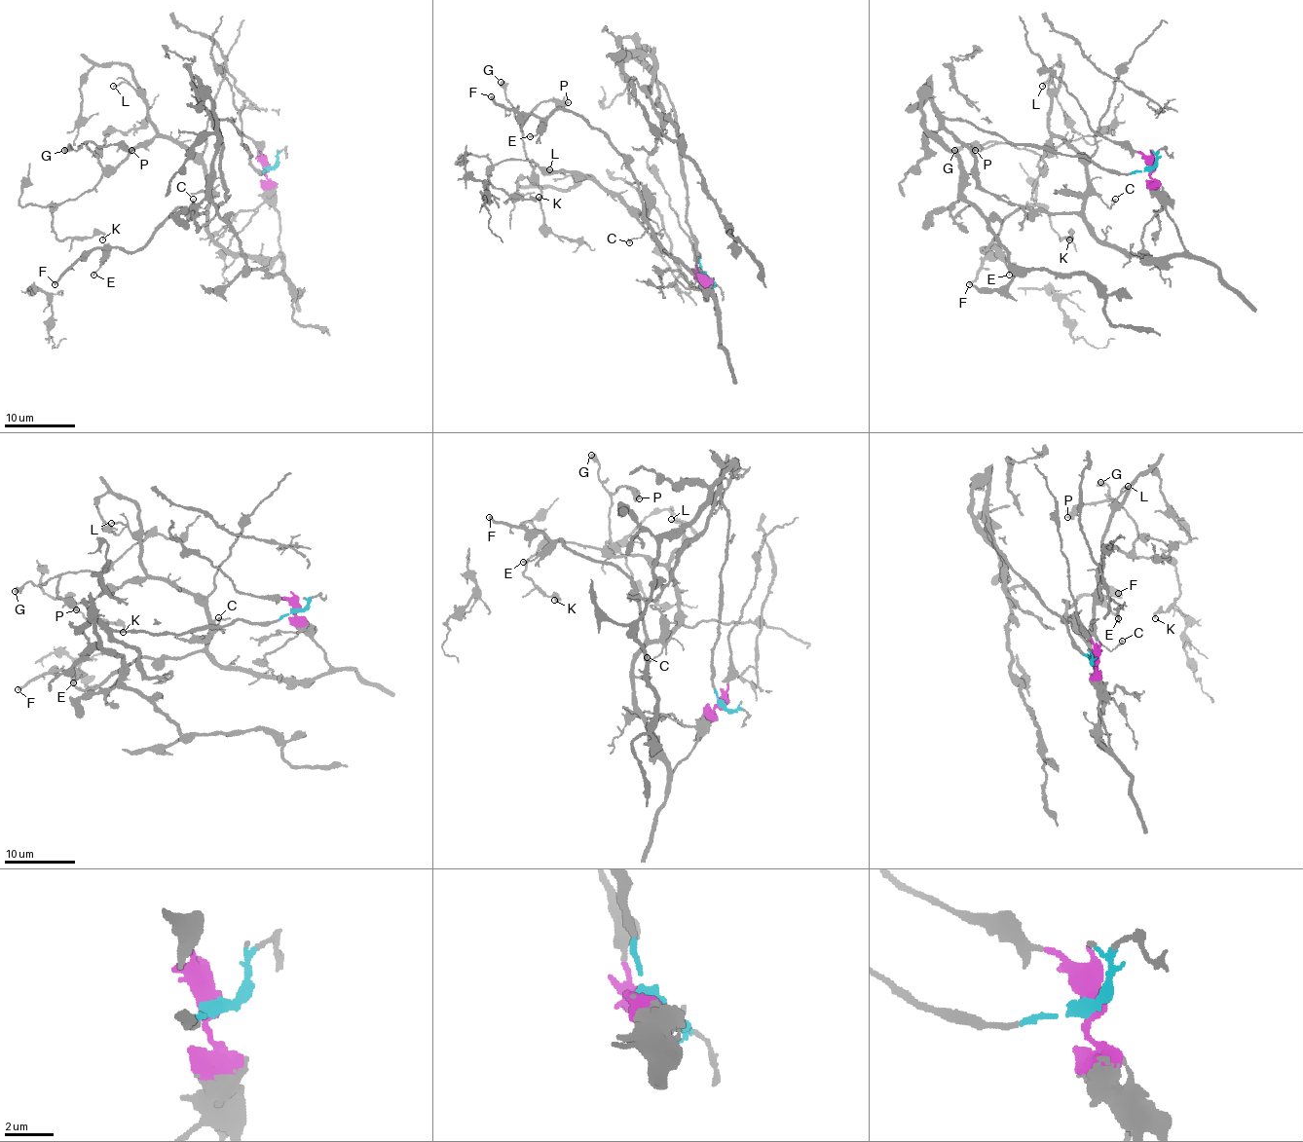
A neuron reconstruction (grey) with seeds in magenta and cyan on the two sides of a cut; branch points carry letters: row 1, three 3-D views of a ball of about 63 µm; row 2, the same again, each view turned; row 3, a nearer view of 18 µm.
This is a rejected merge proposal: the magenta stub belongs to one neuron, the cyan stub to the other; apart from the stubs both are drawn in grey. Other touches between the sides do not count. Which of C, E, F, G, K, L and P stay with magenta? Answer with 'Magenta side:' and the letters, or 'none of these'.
Magenta side: C, E, F, G, K, L, P

